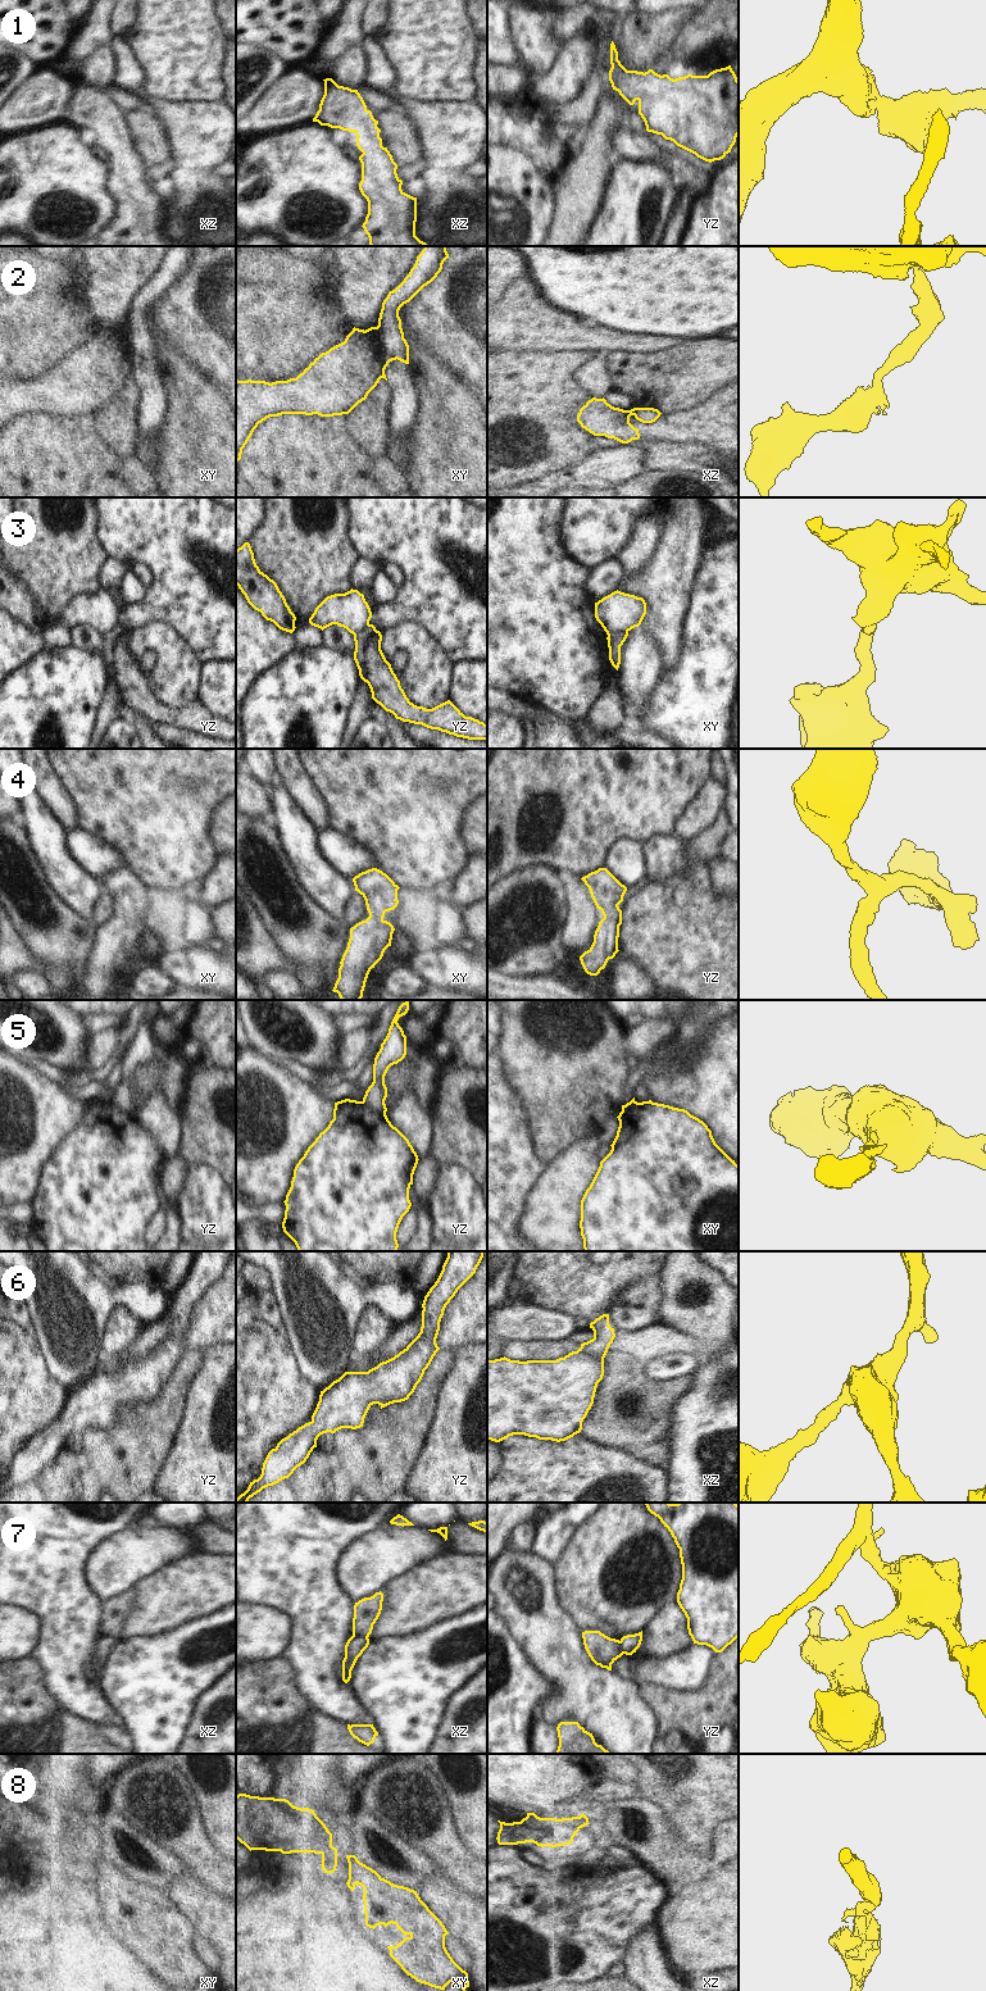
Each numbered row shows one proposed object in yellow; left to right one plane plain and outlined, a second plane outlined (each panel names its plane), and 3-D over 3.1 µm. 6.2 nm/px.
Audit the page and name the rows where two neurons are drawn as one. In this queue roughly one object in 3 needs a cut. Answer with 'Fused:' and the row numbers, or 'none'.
Fused: 2, 3, 5, 7.

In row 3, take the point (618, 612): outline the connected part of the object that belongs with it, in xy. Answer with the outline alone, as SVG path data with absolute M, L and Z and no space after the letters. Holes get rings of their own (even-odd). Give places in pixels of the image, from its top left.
M618 590L595 603L595 618L606 635L639 627L645 614L646 603L642 597Z

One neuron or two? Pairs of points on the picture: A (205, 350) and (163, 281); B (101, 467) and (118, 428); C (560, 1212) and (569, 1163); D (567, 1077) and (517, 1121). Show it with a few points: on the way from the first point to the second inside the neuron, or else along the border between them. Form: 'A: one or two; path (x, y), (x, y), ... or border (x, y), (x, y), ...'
A: two; border (190, 268), (148, 310)
B: two; border (98, 421), (101, 436), (122, 458)
C: one; path (560, 1200), (560, 1187), (569, 1174)
D: two; border (510, 1087), (521, 1101), (528, 1121)

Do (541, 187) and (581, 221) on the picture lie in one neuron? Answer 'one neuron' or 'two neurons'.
two neurons

